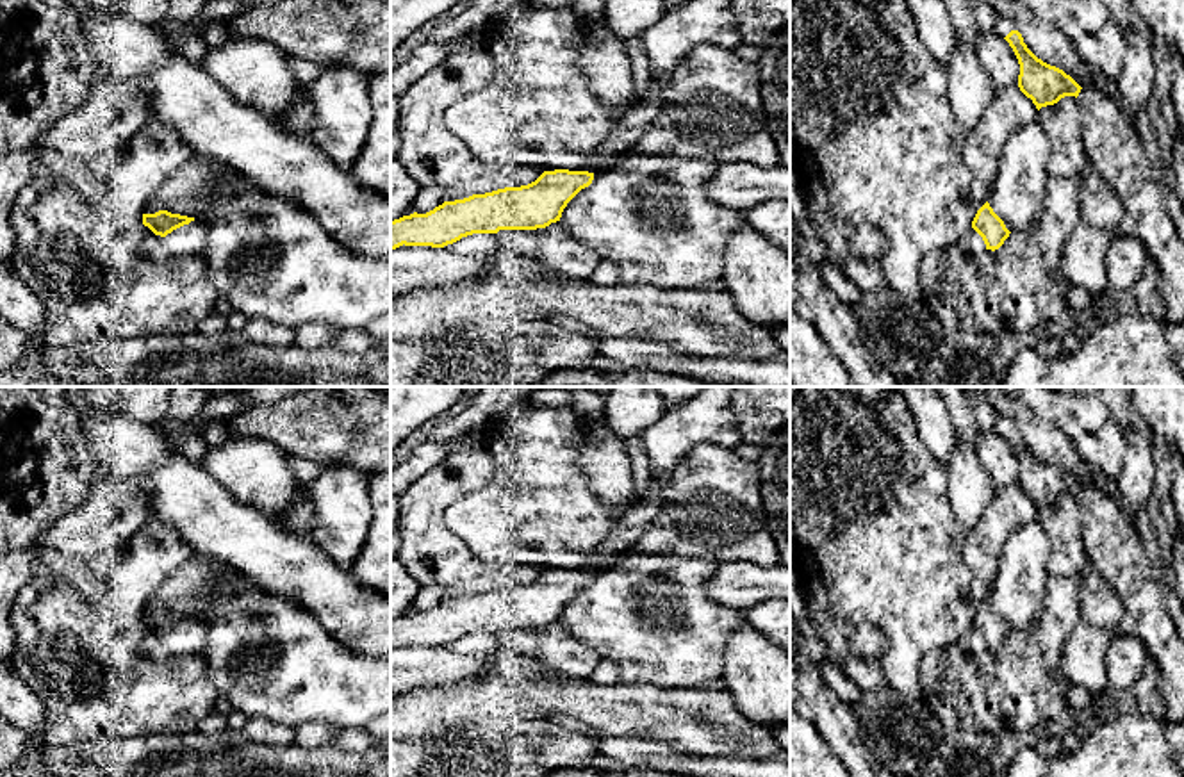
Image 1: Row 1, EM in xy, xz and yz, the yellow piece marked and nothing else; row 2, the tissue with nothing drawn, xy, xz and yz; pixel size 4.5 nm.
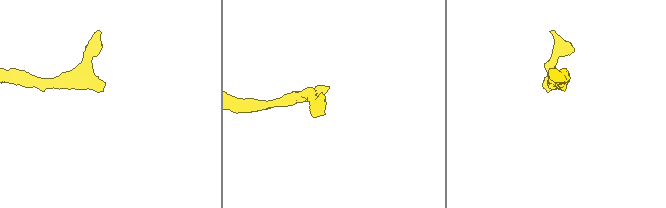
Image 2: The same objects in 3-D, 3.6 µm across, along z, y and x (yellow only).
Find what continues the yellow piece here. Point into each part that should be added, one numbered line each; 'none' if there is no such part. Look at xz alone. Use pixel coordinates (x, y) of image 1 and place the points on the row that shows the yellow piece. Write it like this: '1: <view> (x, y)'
1: xz (689, 24)

